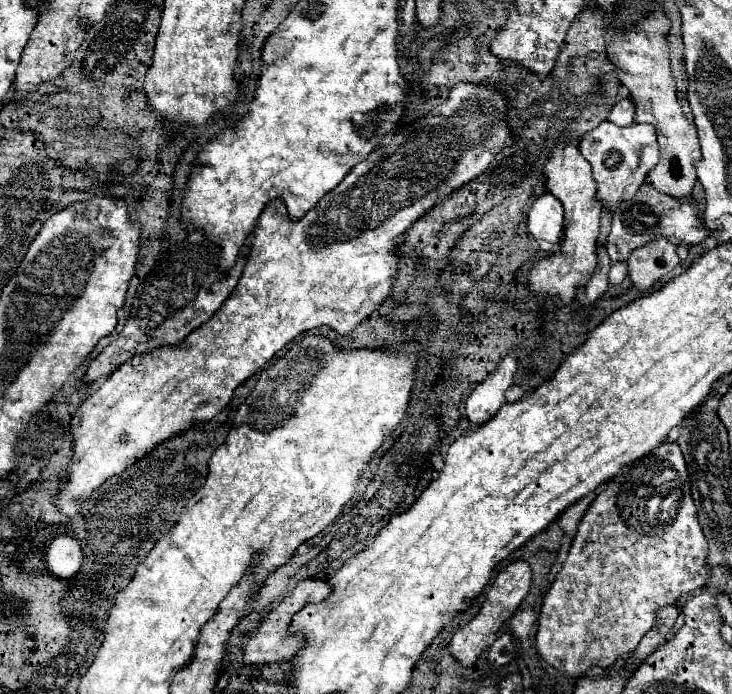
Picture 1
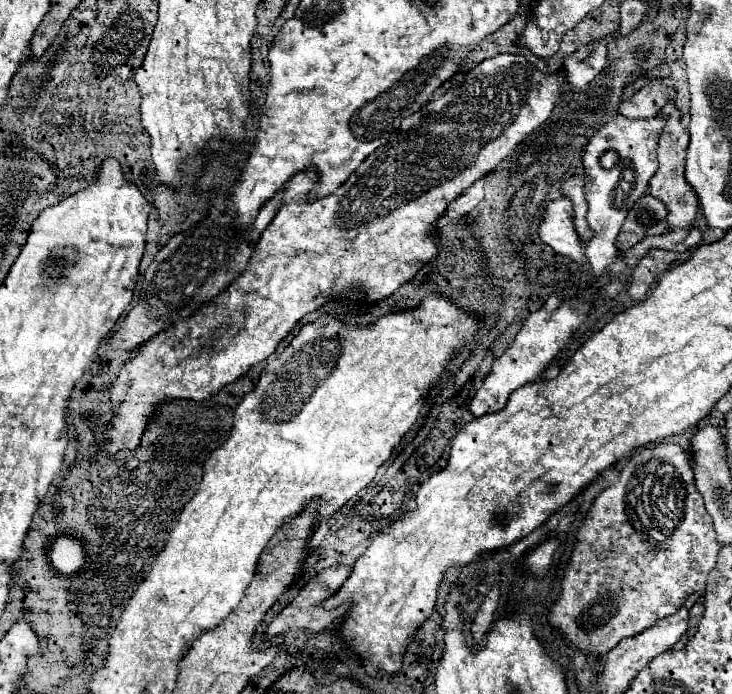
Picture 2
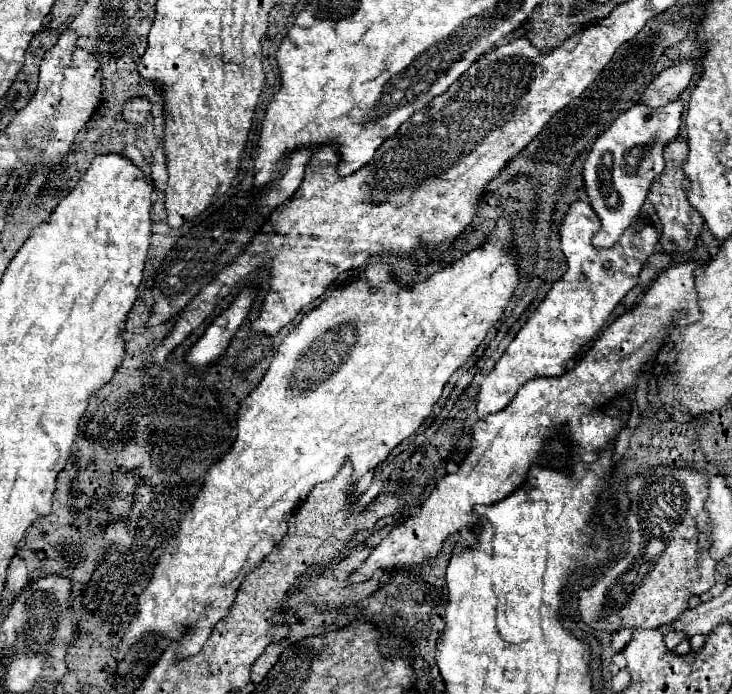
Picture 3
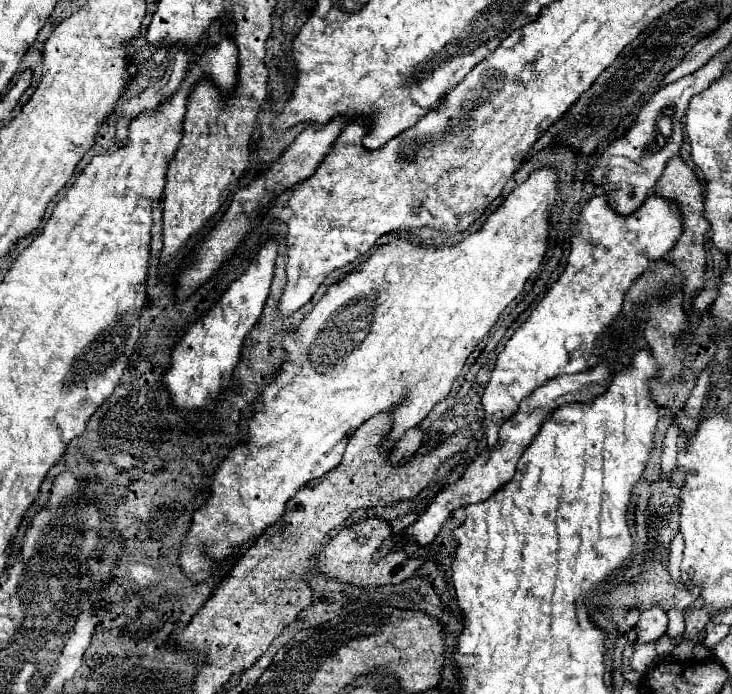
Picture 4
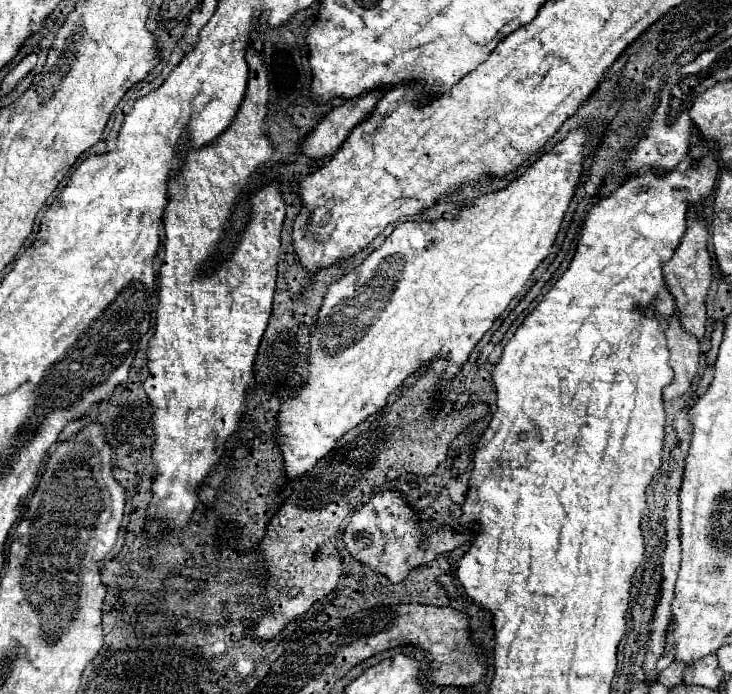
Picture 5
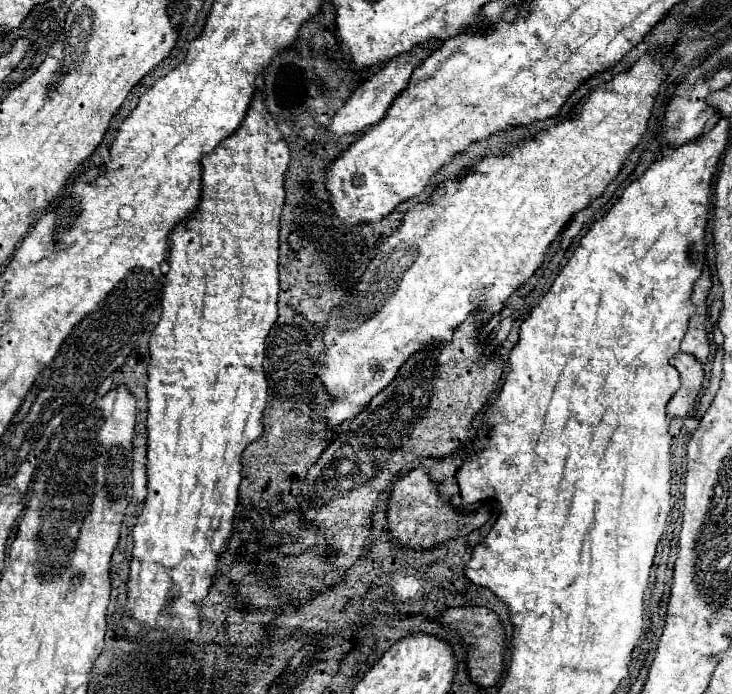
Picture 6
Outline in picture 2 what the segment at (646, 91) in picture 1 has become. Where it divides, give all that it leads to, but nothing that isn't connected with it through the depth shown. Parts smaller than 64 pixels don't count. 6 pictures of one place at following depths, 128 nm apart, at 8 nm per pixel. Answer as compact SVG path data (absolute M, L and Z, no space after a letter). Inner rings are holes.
M666 104L660 112L660 116L668 116L670 122L666 122L662 134L660 134L660 142L658 142L658 162L660 168L656 170L656 174L652 176L650 184L648 184L648 194L658 198L660 202L664 202L668 216L668 228L670 230L690 230L694 228L694 220L698 216L698 200L696 194L688 188L686 180L684 180L684 150L690 142L688 130L680 126L680 112L676 110L674 104Z

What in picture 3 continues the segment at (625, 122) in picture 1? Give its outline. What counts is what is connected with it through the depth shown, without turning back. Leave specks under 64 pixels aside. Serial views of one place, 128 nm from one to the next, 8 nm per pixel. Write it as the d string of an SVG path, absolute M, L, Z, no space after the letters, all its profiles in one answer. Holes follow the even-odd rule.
M688 58L688 60L684 60L684 62L676 64L676 66L660 72L650 82L650 86L642 94L640 102L648 104L652 108L666 106L668 102L672 102L672 100L676 100L680 96L680 92L690 84L690 80L696 74L696 70L698 70L698 62Z

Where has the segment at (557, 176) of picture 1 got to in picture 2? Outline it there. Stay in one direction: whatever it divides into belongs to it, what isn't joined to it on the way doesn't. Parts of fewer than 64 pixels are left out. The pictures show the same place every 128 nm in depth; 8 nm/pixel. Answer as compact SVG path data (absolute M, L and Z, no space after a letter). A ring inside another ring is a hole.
M576 174L568 180L564 180L562 190L574 204L574 224L576 224L576 230L578 230L582 242L586 242L588 236L592 236L592 234L588 232L588 224L586 224L586 206L588 204L584 198L584 176Z

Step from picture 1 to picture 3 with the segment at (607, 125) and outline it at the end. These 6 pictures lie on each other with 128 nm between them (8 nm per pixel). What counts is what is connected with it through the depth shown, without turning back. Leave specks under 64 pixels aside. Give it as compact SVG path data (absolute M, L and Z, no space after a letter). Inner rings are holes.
M676 98L674 102L660 108L634 104L628 112L618 116L612 126L594 142L584 162L582 176L590 204L602 222L602 230L594 236L596 246L614 246L620 234L638 218L640 208L646 202L650 184L664 170L664 146L678 138L682 110L682 98ZM606 154L610 156L610 164L606 164Z

